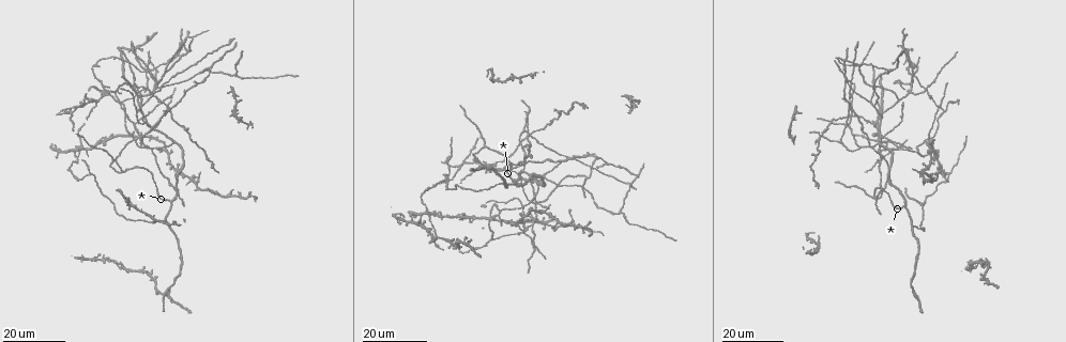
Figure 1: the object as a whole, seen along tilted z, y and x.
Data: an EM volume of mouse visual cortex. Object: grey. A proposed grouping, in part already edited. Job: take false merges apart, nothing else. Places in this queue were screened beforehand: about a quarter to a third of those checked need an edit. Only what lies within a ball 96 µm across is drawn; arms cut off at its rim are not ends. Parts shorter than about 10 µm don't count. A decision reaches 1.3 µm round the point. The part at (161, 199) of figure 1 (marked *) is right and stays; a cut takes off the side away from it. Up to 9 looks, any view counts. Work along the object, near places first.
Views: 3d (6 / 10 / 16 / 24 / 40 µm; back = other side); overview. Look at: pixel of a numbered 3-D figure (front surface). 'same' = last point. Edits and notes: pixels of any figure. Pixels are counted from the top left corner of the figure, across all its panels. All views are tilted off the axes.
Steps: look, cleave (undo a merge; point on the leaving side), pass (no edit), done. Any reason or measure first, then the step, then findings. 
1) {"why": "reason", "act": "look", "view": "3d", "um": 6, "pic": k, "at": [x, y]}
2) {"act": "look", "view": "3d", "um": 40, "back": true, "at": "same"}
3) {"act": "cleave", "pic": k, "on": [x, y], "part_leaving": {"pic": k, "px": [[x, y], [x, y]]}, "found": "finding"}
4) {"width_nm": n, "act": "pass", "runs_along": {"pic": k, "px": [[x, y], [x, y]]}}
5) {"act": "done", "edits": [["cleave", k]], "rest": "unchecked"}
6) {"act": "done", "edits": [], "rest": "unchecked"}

{"why": "three arms meet", "act": "look", "view": "3d", "um": 24, "pic": 1, "at": [503, 220]}

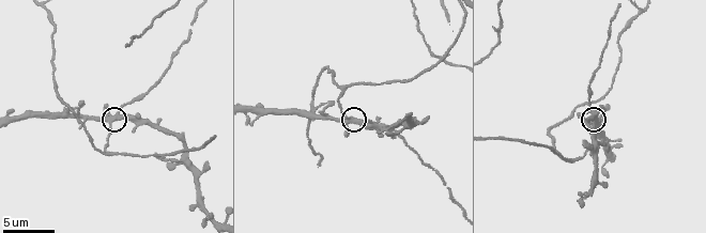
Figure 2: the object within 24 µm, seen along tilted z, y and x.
{"why": "closer look", "act": "look", "view": "3d", "um": 6, "pic": 2, "at": [360, 121]}

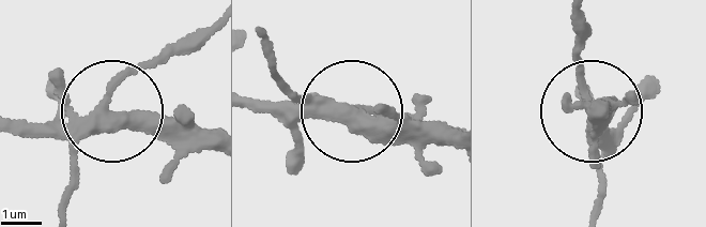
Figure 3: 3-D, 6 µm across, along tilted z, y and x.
{"width_nm": 370, "act": "cleave", "pic": 3, "on": [32, 125], "part_leaving": {"pic": 3, "px": [[83, 119], [18, 123]]}, "found": "a second neuron is stuck on"}

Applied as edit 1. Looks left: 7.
{"act": "look", "view": "3d", "um": 24, "pic": 1, "at": [171, 140]}

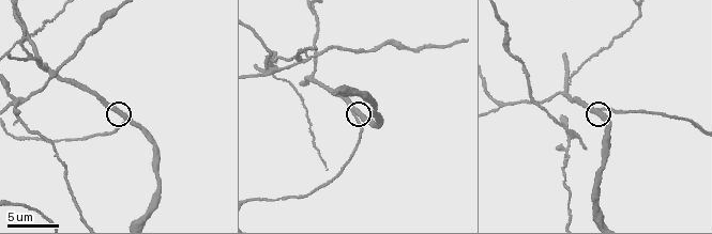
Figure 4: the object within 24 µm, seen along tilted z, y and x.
{"why": "zoom in", "act": "look", "view": "3d", "um": 10, "pic": 4, "at": [605, 107]}

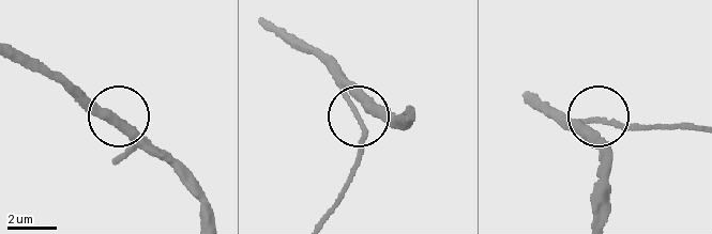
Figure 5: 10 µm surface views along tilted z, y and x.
{"act": "pass", "found": "continuous, no second neuron"}

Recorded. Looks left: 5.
{"why": "sudden change in width", "act": "look", "view": "3d", "um": 16, "pic": 1, "at": [124, 145]}

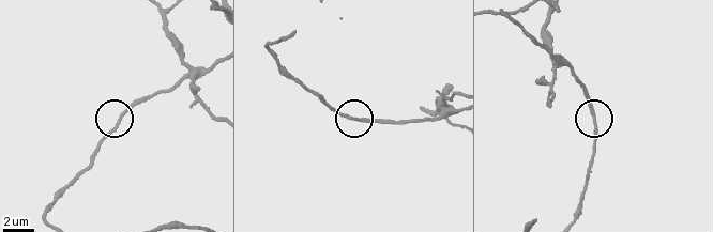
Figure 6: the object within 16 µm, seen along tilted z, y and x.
{"why": "zoom in", "act": "look", "view": "3d", "um": 10, "pic": 6, "at": [119, 120]}

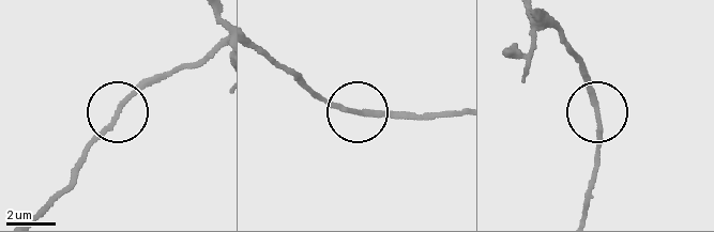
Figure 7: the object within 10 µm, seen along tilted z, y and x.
{"act": "pass", "runs_along": {"pic": 7, "px": [[258, 50], [324, 101], [411, 114]]}, "found": "continuous, no second neuron"}

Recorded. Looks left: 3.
{"why": "looks like a crossing", "act": "look", "view": "3d", "um": 10, "pic": 4, "at": [16, 99]}

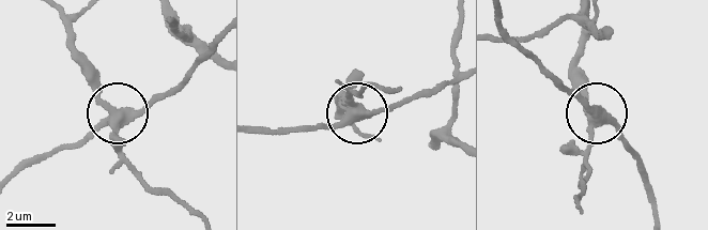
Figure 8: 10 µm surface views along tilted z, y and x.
{"side_arm_um": 51, "act": "cleave", "pic": 8, "on": [118, 148], "part_leaving": {"pic": 8, "px": [[118, 119], [98, 95], [91, 64], [58, 12]]}, "found": "a second neuron is stuck on"}

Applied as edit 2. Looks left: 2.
{"why": "calibre changes", "act": "look", "view": "3d", "um": 24, "pic": 1, "at": [140, 103]}

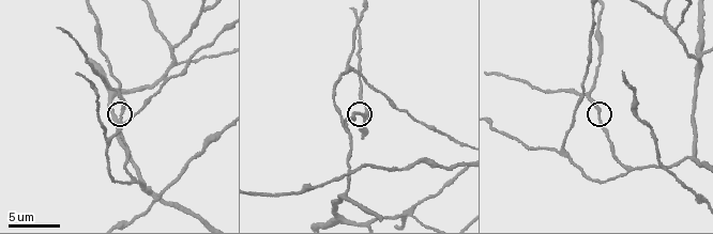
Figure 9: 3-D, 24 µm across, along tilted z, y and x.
{"why": "zoom in", "act": "look", "view": "3d", "um": 10, "pic": 9, "at": [600, 113]}

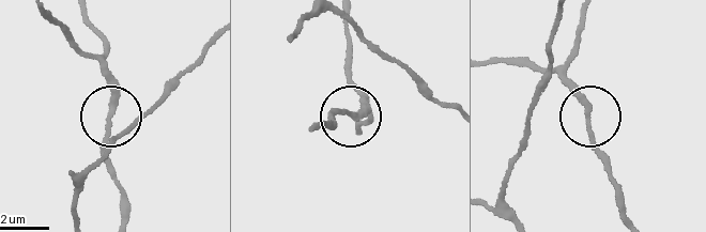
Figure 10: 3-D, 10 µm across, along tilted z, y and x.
{"act": "pass", "runs_along": {"pic": 10, "px": [[627, 216], [623, 192], [592, 130], [587, 106], [556, 75]]}, "found": "continuous, no second neuron"}

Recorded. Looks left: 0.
{"act": "done", "edits": [["cleave", 3], ["cleave", 8]], "rest": "unchecked"}

